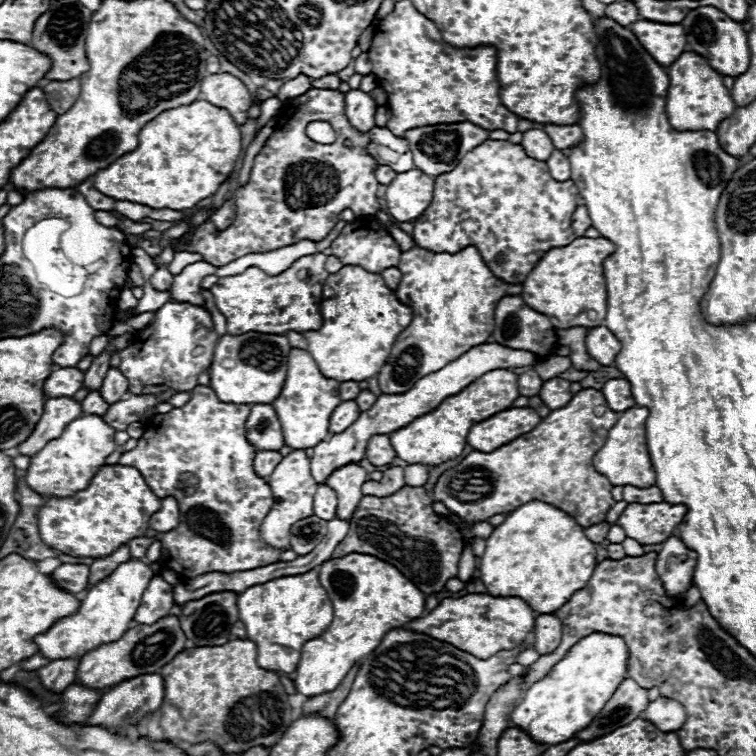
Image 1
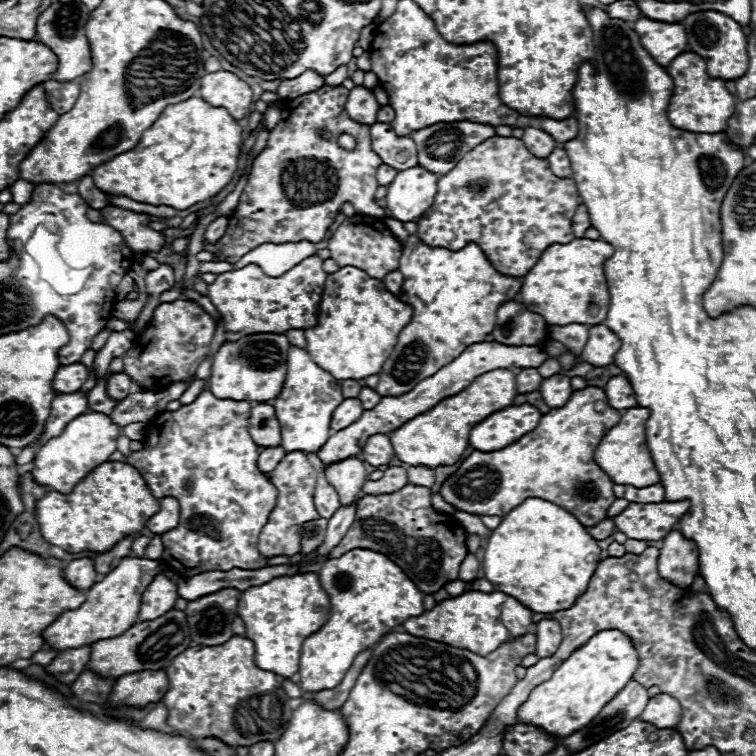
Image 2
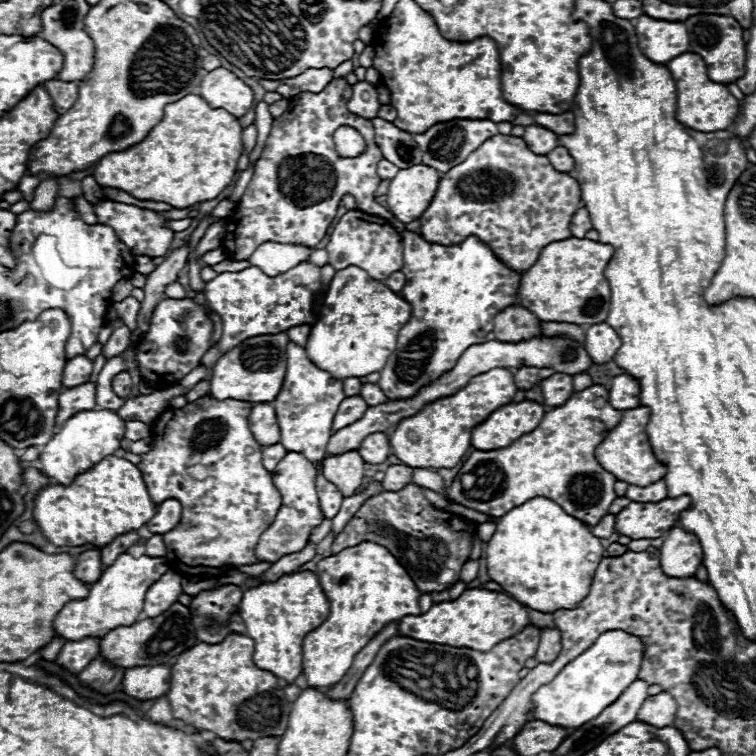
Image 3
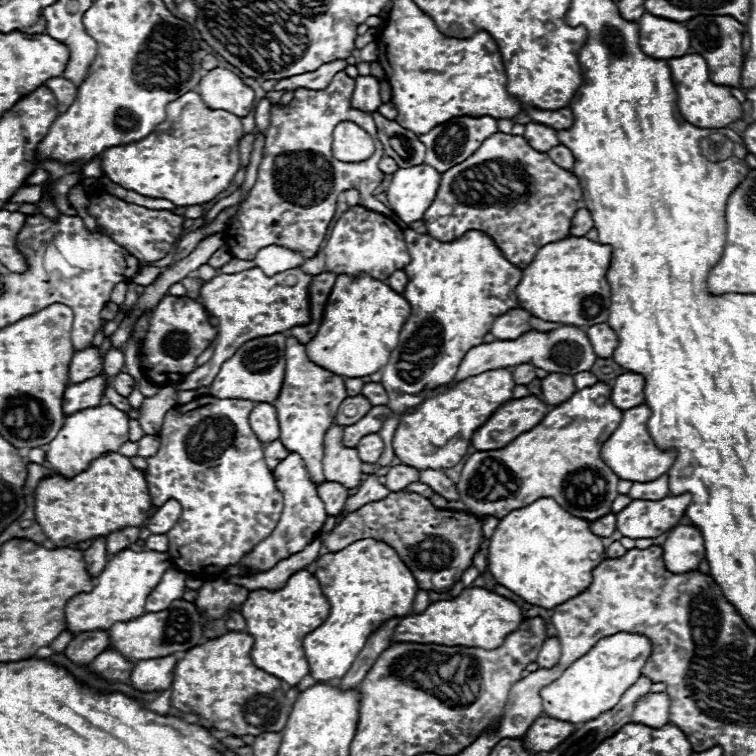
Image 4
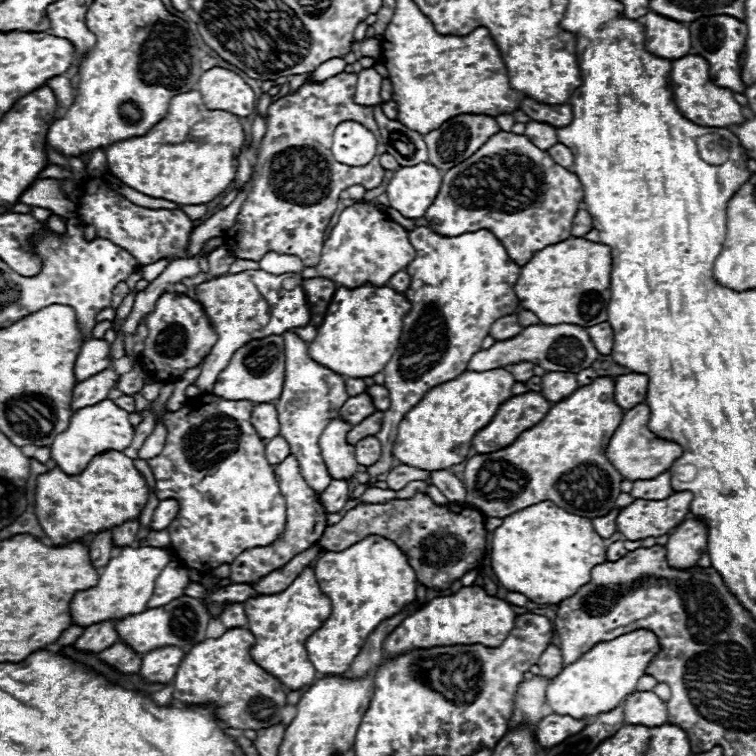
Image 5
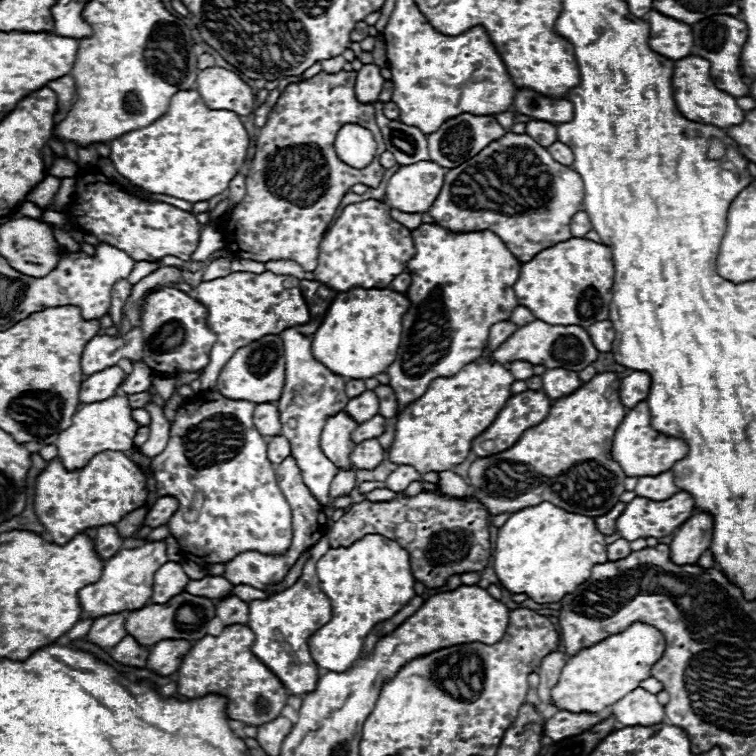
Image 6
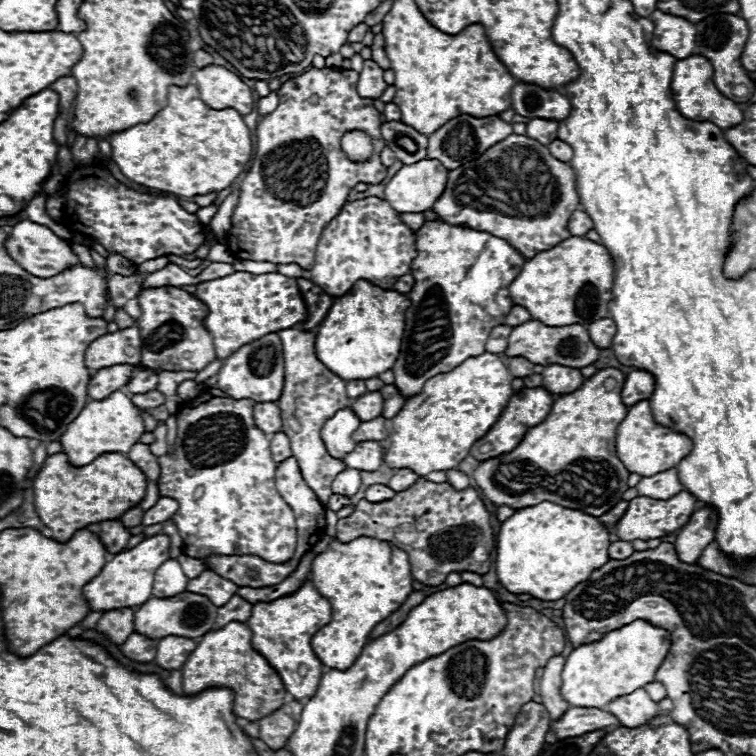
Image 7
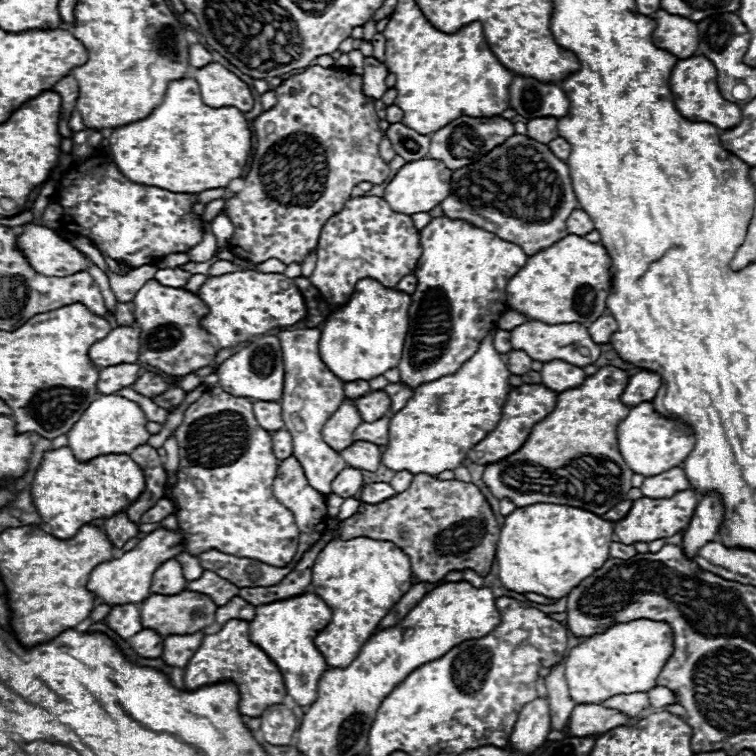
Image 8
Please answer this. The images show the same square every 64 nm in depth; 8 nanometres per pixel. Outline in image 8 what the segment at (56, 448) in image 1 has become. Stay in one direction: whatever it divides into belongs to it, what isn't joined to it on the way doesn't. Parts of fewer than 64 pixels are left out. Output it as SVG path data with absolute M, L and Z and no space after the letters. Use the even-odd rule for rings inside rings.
M116 394L98 396L68 432L68 446L72 448L76 460L82 460L82 462L92 460L96 456L106 456L106 454L130 454L140 444L148 442L150 432L146 430L146 424L148 424L148 418L136 402Z

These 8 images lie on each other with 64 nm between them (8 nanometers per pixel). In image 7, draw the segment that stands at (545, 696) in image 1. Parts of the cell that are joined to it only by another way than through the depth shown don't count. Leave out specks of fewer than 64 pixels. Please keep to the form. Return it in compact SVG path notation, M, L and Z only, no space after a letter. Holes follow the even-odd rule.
M634 620L604 638L574 648L562 670L562 696L570 706L604 708L610 700L654 682L656 670L670 650L670 632L646 620Z

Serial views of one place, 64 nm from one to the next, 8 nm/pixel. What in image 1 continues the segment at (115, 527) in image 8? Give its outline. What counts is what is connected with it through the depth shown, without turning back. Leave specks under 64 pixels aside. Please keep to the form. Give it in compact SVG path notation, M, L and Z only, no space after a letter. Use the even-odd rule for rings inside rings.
M62 564L52 572L56 584L72 594L78 594L88 588L88 576L90 576L90 566L86 564Z

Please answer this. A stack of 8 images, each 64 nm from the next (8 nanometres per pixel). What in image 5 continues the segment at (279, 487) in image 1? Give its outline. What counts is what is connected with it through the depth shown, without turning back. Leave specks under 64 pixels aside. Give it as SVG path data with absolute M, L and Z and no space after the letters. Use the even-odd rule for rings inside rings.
M290 454L280 464L274 466L274 474L276 474L280 492L282 492L282 496L286 500L286 530L284 530L284 536L278 542L274 542L272 546L246 550L234 562L230 562L230 576L228 578L234 584L256 584L266 574L286 566L294 556L298 556L300 552L304 552L310 546L314 546L320 540L320 536L324 534L326 510L318 502L316 492L304 482L304 478L300 474L300 468L298 468L298 460Z

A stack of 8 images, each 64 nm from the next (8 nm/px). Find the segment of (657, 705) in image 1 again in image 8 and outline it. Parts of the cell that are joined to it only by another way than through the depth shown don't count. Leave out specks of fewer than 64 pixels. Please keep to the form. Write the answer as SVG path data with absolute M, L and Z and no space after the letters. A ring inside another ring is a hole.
M636 692L636 694L628 694L628 696L612 696L604 702L600 702L604 708L614 708L624 712L626 716L634 718L638 716L646 706L650 706L646 692Z

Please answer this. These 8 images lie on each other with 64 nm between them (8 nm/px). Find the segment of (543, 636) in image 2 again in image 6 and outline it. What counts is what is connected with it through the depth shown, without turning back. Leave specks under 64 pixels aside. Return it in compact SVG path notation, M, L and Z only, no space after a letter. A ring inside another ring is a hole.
M552 652L542 660L542 664L540 664L540 686L538 686L538 694L540 694L542 702L554 704L550 690L558 684L558 676L560 676L560 670L564 668L564 664L566 664L564 652Z

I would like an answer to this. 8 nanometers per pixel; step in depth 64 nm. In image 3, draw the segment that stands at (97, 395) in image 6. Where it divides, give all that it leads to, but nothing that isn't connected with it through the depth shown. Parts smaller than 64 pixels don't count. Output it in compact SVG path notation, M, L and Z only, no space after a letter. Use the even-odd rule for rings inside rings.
M84 382L80 388L64 388L58 398L58 416L56 424L62 426L68 416L74 416L76 412L88 410L96 406L96 382Z

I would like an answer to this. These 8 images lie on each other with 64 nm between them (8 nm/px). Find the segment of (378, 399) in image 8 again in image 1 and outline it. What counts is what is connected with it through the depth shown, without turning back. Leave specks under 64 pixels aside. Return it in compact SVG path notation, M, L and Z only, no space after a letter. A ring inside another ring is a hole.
M346 400L346 402L338 404L336 410L330 416L330 432L332 434L342 432L350 424L354 424L358 420L358 416L360 416L360 408L358 408L358 404L354 400Z

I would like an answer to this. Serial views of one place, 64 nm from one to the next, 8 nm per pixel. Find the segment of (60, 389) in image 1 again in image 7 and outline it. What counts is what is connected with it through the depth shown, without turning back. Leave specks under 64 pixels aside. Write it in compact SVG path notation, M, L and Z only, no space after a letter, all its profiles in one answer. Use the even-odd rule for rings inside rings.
M138 326L116 330L112 334L104 334L96 338L86 348L86 368L96 372L100 368L108 368L114 364L138 364L140 362L140 330Z

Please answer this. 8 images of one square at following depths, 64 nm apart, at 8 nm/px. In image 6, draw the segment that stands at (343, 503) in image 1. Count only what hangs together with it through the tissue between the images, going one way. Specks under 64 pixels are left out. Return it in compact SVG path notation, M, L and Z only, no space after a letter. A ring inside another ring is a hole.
M338 412L336 416L330 416L322 428L320 446L322 452L332 460L340 470L354 470L350 462L350 454L354 450L354 442L350 440L352 430L356 428L356 420L352 420L346 412Z

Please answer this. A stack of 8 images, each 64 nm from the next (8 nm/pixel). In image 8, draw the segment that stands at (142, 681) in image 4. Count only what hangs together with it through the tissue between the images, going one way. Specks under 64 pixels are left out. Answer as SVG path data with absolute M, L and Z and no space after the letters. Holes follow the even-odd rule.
M200 630L196 634L172 634L164 640L164 652L162 660L170 666L180 666L184 668L188 660L194 656L196 648L200 648L206 632Z

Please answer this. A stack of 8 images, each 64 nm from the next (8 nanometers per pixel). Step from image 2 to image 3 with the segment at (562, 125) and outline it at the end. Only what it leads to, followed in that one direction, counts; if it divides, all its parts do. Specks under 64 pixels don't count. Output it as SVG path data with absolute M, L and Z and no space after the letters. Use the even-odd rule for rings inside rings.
M536 112L534 120L538 126L544 126L558 136L562 134L572 134L574 132L574 114L564 112L564 114L546 114L546 112Z

